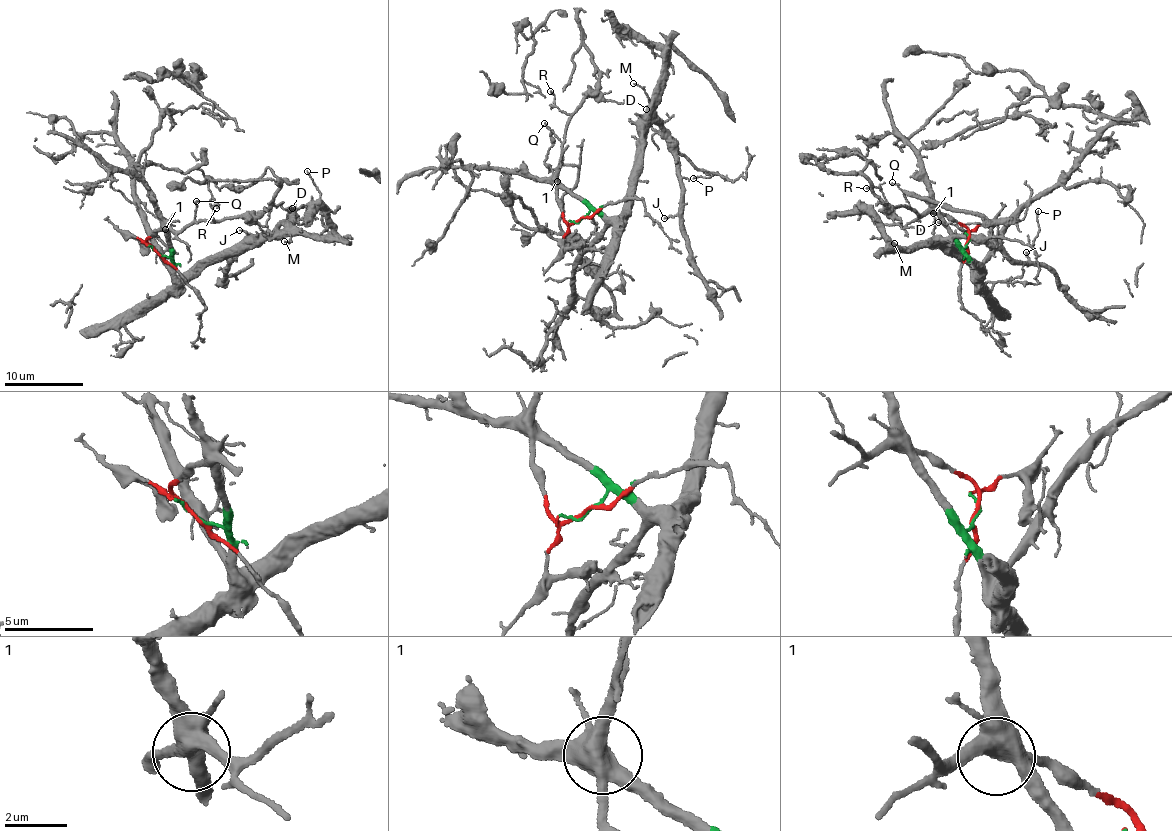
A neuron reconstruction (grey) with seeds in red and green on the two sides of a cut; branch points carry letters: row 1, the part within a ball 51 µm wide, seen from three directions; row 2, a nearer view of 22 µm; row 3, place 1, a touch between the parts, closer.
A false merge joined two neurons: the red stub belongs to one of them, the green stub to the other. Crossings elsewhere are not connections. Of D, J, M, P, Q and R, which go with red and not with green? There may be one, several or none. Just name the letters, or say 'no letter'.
Q, R

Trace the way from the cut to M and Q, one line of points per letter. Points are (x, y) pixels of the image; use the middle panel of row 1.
M: (580, 221), (592, 211), (610, 222), (622, 220), (638, 154), (641, 125), (649, 103), (648, 94), (634, 84)
Q: (580, 221), (569, 223), (564, 217), (556, 189), (561, 142), (545, 122)

